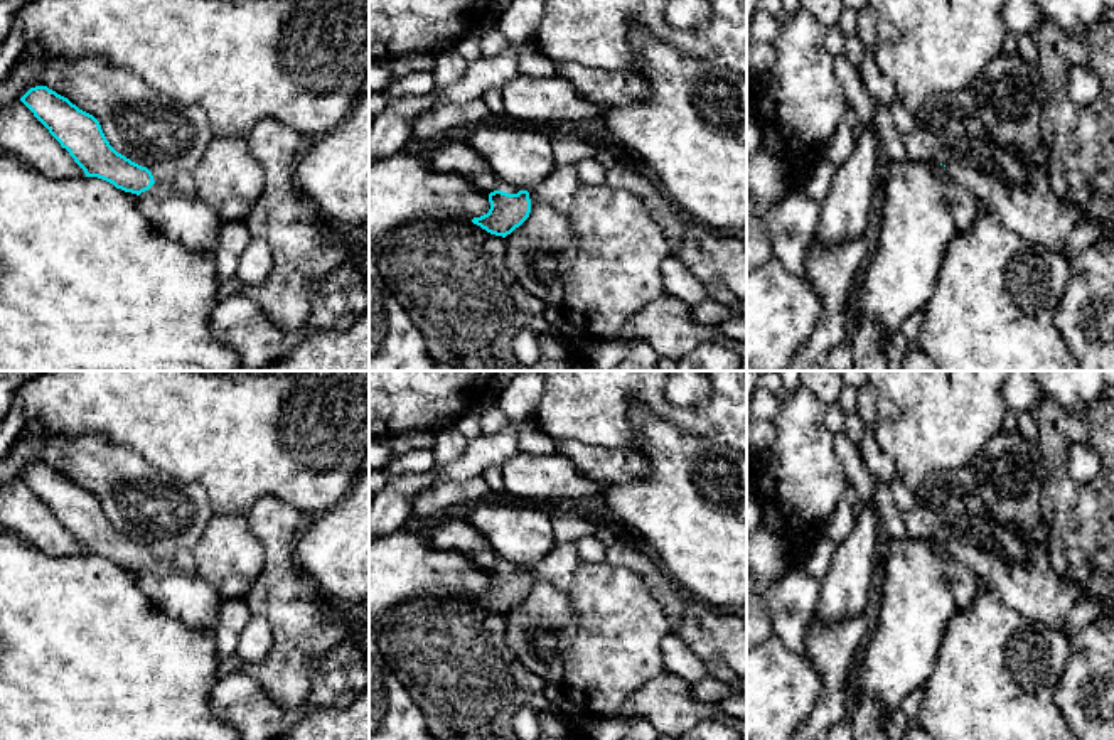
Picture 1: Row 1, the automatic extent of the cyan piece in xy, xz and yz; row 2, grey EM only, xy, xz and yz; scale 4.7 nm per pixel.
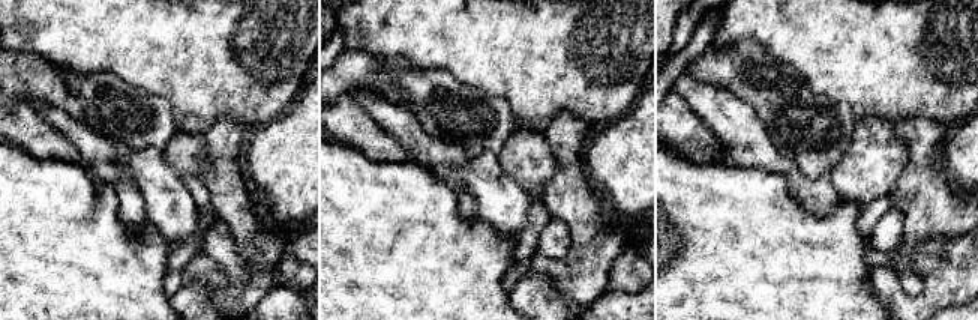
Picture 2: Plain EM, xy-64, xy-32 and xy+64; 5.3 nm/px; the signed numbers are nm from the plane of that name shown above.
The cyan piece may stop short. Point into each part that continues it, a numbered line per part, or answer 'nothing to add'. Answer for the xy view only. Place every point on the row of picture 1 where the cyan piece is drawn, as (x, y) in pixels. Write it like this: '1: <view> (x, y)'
1: xy (174, 209)

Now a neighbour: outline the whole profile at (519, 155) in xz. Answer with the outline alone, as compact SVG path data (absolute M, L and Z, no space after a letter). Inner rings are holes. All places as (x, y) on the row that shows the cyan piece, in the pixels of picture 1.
M492 123L462 135L489 162L502 184L533 190L554 169L549 135L531 126L495 126Z

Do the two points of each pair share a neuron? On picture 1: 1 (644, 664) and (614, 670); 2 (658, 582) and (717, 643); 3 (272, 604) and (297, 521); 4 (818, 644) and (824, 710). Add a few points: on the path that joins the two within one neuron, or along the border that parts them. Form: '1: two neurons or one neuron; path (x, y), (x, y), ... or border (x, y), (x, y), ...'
1: one neuron; path (637, 664), (621, 664)
2: one neuron; path (671, 597), (701, 627)
3: one neuron; path (280, 584), (280, 541)
4: one neuron; path (831, 661), (831, 693)

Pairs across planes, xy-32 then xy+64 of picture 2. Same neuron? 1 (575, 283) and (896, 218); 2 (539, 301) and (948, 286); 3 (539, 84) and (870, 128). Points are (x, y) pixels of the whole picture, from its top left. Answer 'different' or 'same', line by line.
1: different
2: same
3: different

